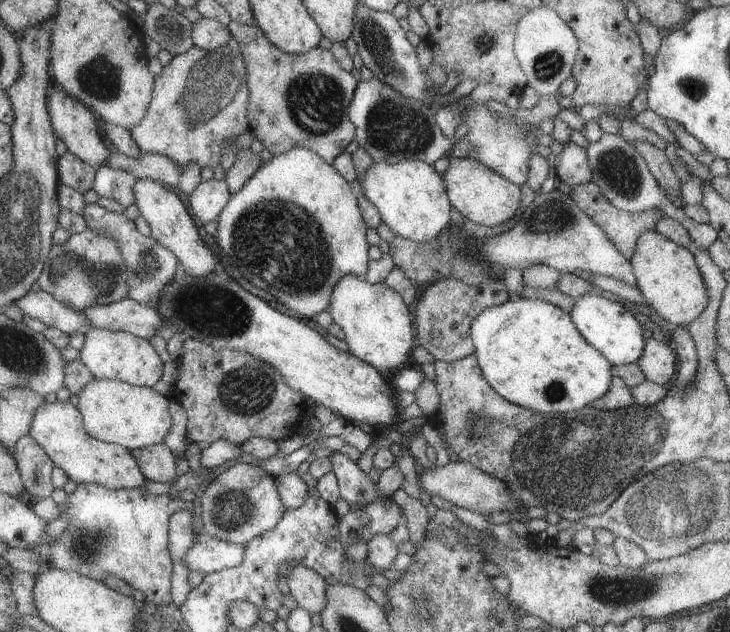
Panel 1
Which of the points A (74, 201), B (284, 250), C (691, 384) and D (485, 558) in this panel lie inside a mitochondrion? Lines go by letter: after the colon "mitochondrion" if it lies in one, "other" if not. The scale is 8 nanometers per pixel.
A: other
B: mitochondrion
C: other
D: other

